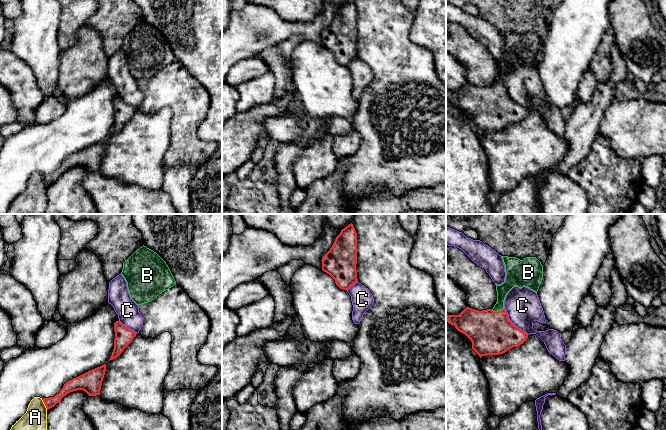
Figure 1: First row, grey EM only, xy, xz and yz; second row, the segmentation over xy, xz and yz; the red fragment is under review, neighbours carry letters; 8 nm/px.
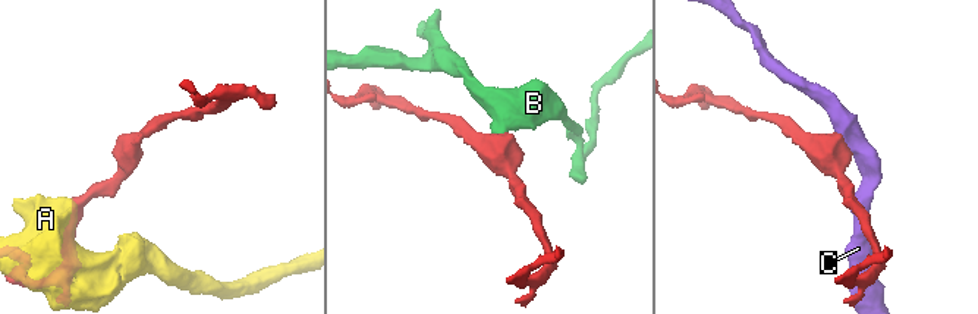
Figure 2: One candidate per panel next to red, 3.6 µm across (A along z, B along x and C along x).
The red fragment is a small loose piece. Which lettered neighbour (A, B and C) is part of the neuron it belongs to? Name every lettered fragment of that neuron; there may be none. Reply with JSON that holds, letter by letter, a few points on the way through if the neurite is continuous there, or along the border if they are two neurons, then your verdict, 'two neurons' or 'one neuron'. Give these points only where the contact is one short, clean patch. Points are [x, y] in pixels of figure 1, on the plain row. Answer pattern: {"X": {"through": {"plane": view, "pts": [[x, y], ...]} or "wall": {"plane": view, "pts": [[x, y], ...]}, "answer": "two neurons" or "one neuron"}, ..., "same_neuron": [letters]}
{"A": {"answer": "two neurons"}, "B": {"through": {"plane": "yz", "pts": [[492, 109], [498, 87], [502, 66]]}, "answer": "one neuron"}, "C": {"wall": {"plane": "yz", "pts": [[504, 84], [507, 93], [528, 110]]}, "answer": "two neurons"}, "same_neuron": ["B"]}

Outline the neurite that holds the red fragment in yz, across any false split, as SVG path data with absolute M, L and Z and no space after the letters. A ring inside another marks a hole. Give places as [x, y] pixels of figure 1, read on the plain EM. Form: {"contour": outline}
{"contour": "M502 32L505 41L505 58L496 61L497 78L492 85L475 86L466 83L459 91L447 91L446 97L454 101L455 104L465 110L472 118L472 125L479 132L499 131L505 129L508 125L518 123L524 119L528 110L516 103L508 94L504 85L504 76L507 69L514 63L523 62L537 68L543 54L543 41L536 33L526 33L520 36L516 33Z"}

